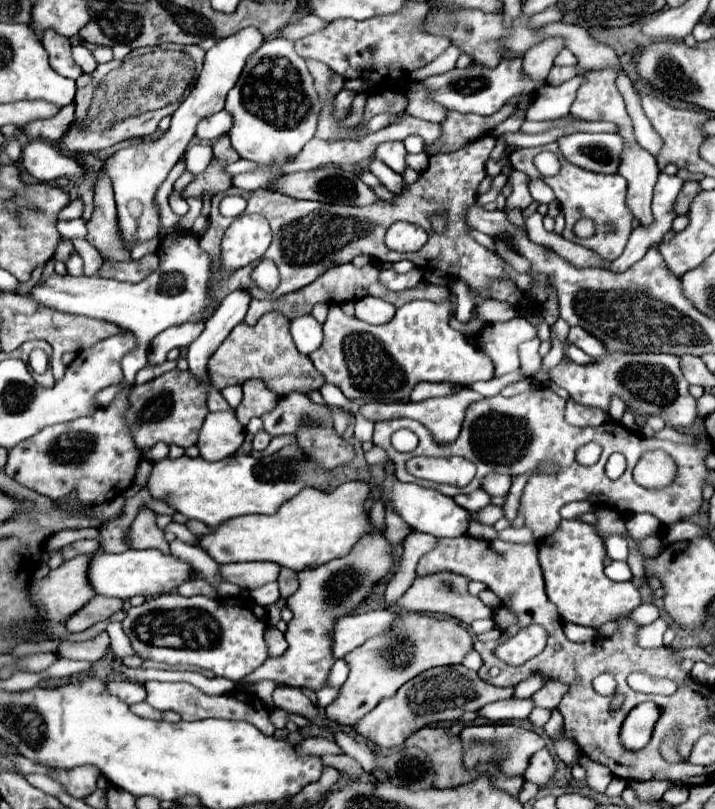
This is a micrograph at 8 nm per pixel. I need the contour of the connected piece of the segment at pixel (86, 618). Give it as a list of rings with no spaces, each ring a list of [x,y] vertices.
[[[94,597],[78,615],[72,615],[66,621],[66,629],[72,633],[80,633],[98,621],[110,619],[114,613],[122,611],[122,599],[106,599],[106,597]]]

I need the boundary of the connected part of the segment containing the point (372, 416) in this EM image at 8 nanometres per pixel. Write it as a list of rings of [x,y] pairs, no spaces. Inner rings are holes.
[[[462,389],[454,395],[448,395],[448,397],[432,397],[432,399],[424,399],[420,403],[382,403],[379,401],[371,400],[370,402],[362,405],[360,411],[366,419],[370,421],[388,421],[388,419],[396,419],[396,417],[410,417],[410,419],[416,419],[420,421],[424,427],[428,427],[434,435],[436,441],[440,443],[448,443],[448,441],[454,441],[458,437],[458,431],[462,427],[462,419],[464,419],[464,411],[470,403],[474,401],[480,401],[484,399],[480,393],[472,391],[472,389]]]

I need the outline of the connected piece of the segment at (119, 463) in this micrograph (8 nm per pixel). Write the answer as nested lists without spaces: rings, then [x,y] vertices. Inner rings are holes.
[[[130,387],[118,393],[108,407],[98,409],[92,417],[44,427],[34,437],[8,449],[6,475],[52,501],[60,501],[68,495],[82,495],[82,503],[100,505],[122,495],[132,485],[134,471],[140,463],[126,421],[122,421],[122,413],[128,407],[128,391]]]

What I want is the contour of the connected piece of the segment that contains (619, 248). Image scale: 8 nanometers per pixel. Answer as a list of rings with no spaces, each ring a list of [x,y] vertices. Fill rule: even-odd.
[[[560,157],[560,173],[554,177],[544,177],[544,181],[552,187],[556,199],[562,203],[562,213],[566,217],[566,227],[562,231],[562,237],[572,241],[572,243],[580,243],[592,251],[596,251],[600,257],[614,261],[620,257],[620,253],[624,251],[626,239],[632,231],[632,219],[630,211],[624,205],[624,195],[626,195],[626,179],[622,179],[622,175],[598,175],[580,167],[574,167],[572,163],[566,163],[566,159]],[[580,211],[584,217],[592,219],[596,223],[596,235],[590,239],[578,239],[572,233],[574,223],[580,219]]]

